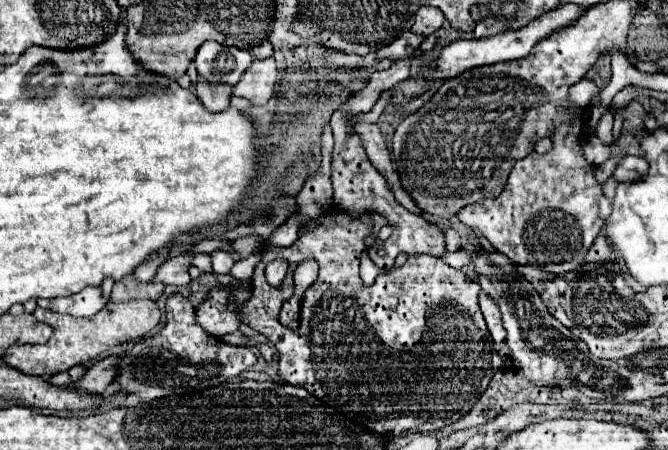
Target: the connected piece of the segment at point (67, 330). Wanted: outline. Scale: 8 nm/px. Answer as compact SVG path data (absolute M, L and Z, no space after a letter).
M130 300L130 302L108 302L98 314L92 318L74 318L66 314L56 314L52 310L36 308L34 316L42 322L48 322L54 328L52 338L46 344L26 344L26 346L10 346L2 360L8 362L8 366L18 368L24 374L36 374L36 376L50 376L56 372L70 370L74 364L86 364L92 358L102 356L110 348L142 338L158 328L160 324L160 310L156 302L152 300Z

